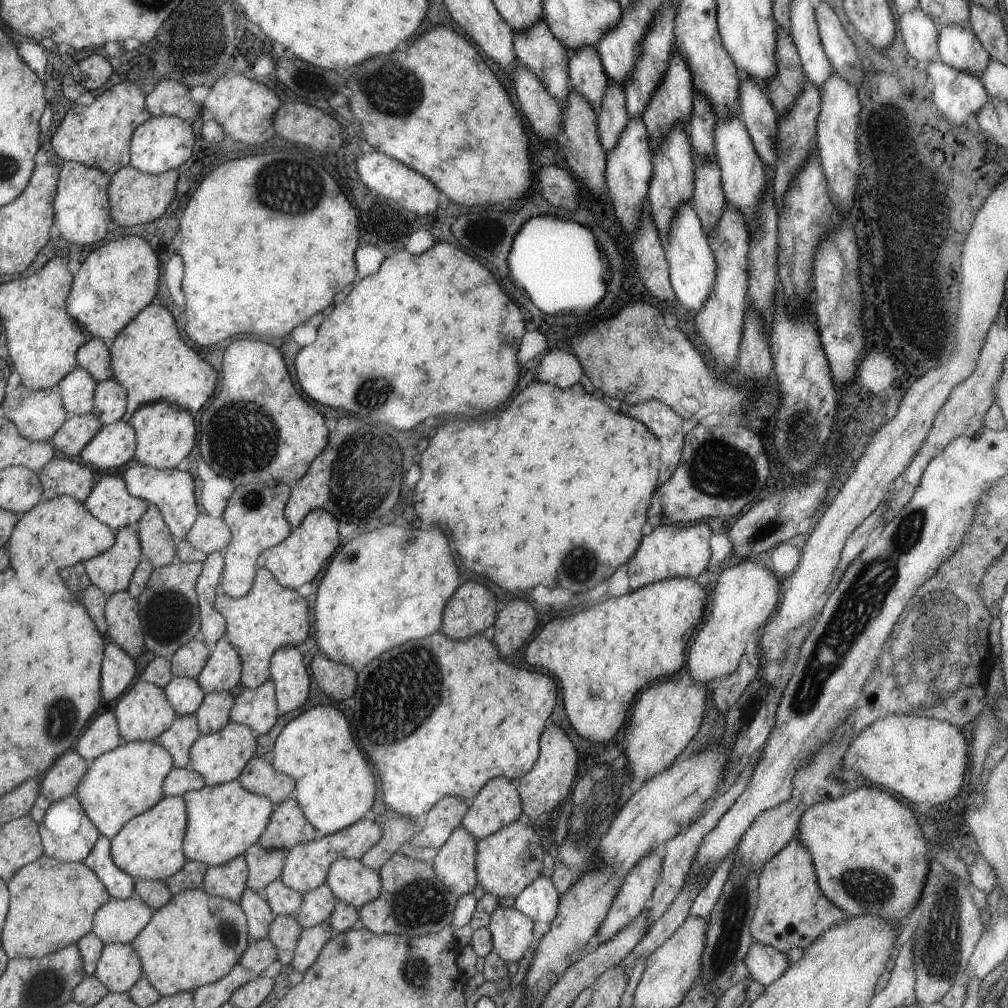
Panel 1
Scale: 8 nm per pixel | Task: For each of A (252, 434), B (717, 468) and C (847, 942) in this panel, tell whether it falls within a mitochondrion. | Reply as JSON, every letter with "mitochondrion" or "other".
{"A":"mitochondrion","B":"mitochondrion","C":"other"}

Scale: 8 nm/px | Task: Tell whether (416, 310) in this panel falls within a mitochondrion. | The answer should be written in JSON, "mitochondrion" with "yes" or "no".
{"mitochondrion":"no"}

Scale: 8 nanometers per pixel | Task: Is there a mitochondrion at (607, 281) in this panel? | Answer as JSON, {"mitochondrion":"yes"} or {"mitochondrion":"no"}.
{"mitochondrion":"no"}

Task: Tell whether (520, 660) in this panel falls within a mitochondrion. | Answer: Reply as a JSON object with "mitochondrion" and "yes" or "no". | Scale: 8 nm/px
{"mitochondrion":"no"}

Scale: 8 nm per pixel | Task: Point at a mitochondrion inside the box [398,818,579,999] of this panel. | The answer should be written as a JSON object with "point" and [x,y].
{"point":[417,972]}

